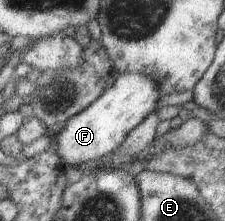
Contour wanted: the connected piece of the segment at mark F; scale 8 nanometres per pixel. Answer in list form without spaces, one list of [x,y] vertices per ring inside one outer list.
[[[135,72],[119,74],[96,100],[64,121],[63,127],[54,137],[59,159],[68,168],[81,168],[82,163],[95,161],[105,154],[115,152],[131,129],[151,110],[155,110],[155,100],[160,96],[158,86],[146,75]]]

